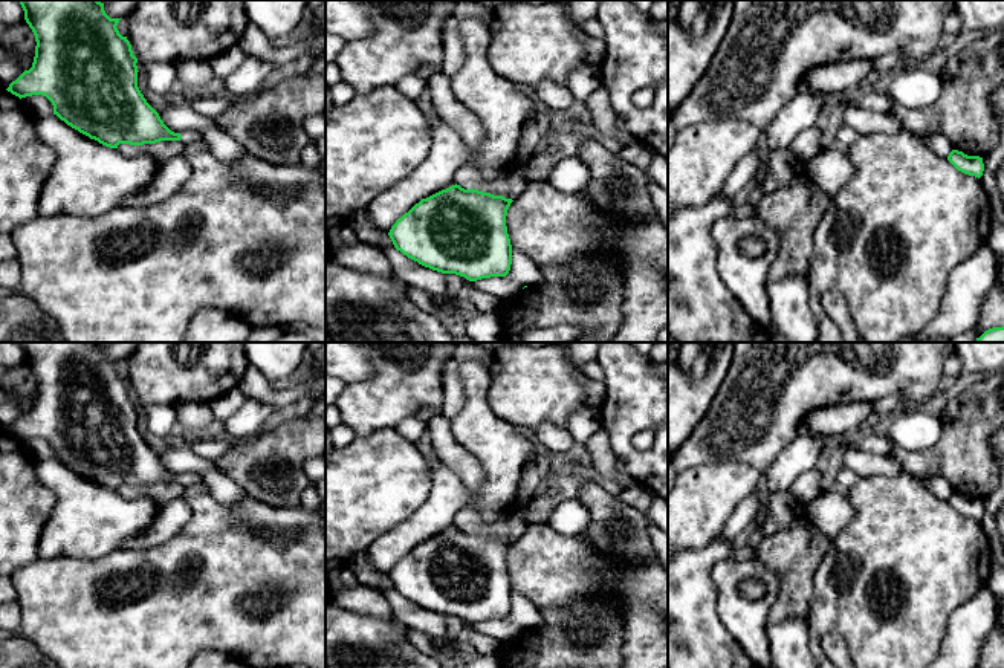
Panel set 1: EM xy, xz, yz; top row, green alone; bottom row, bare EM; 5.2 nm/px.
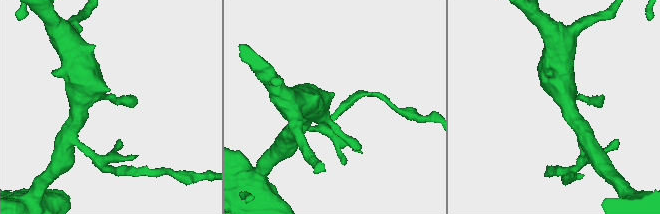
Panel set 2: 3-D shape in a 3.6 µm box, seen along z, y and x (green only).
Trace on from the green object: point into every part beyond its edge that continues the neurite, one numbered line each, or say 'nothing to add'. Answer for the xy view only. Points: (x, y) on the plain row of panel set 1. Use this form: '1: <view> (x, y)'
1: xy (188, 479)

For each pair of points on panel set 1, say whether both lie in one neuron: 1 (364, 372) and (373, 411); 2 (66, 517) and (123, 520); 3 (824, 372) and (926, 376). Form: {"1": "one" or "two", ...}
{"1": "two", "2": "one", "3": "one"}

